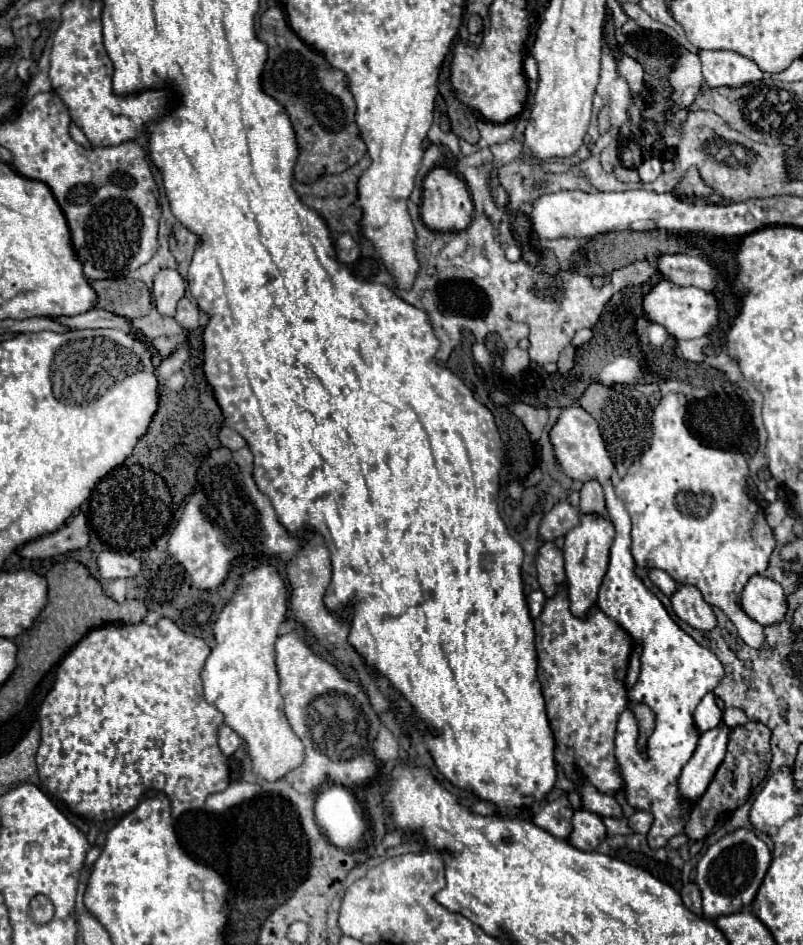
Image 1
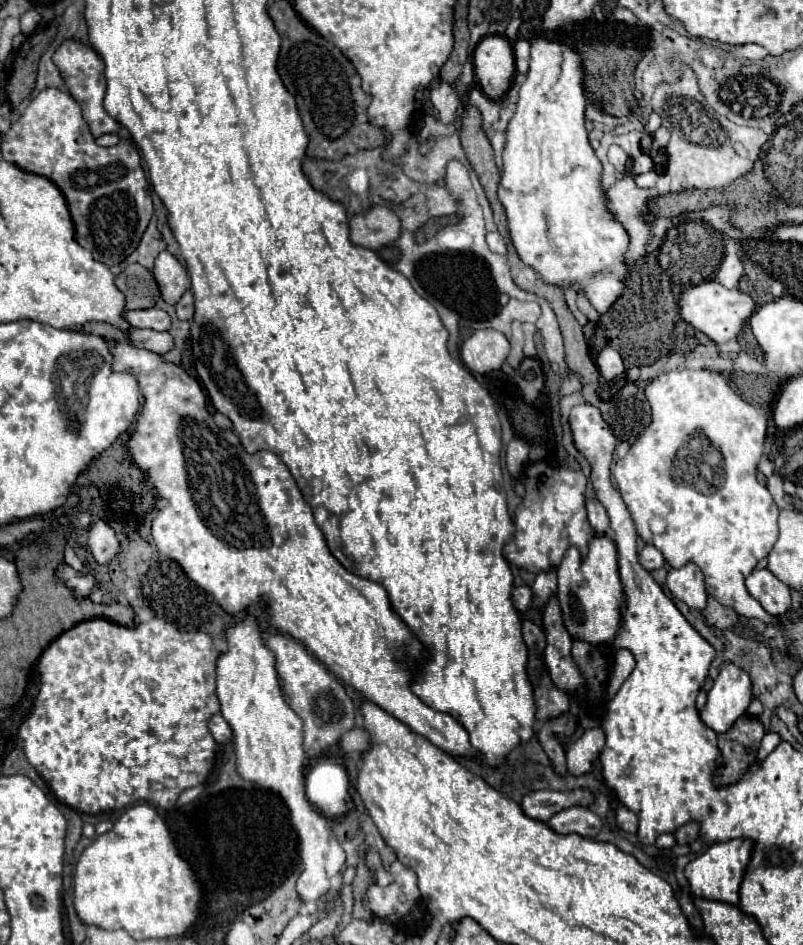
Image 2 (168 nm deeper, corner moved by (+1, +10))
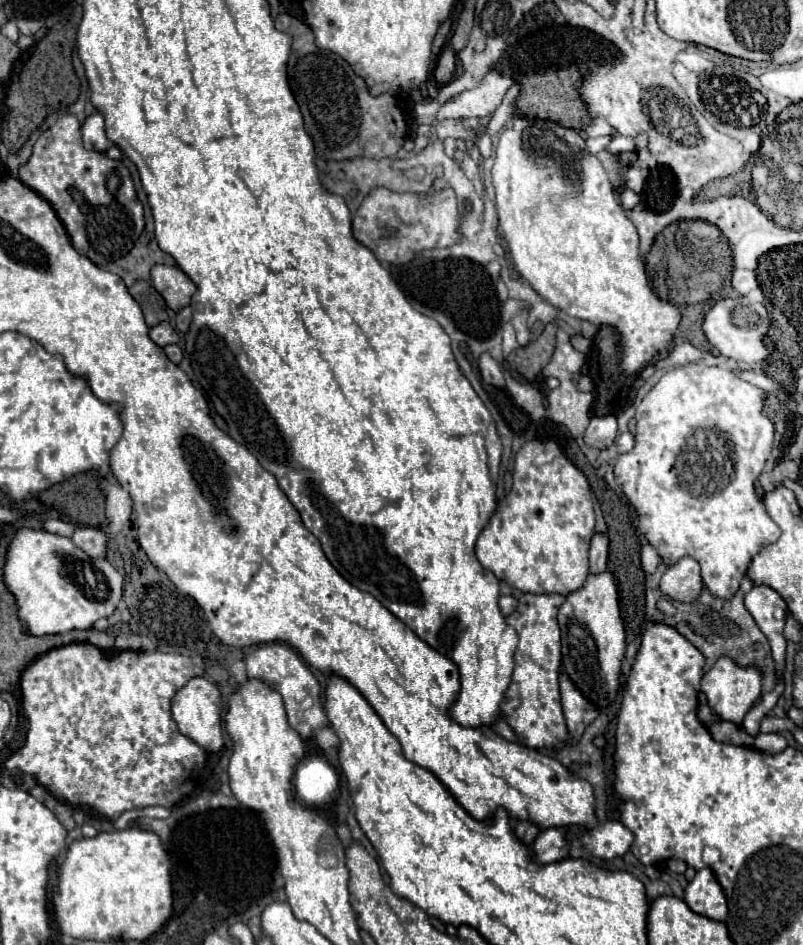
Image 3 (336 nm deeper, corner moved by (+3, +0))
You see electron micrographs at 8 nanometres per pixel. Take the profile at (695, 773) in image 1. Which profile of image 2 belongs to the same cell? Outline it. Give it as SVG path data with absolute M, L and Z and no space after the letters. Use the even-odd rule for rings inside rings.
M725 662L719 668L719 676L715 678L713 688L707 692L707 704L701 710L701 720L719 734L727 730L735 718L747 712L751 700L753 694L749 674L735 664Z

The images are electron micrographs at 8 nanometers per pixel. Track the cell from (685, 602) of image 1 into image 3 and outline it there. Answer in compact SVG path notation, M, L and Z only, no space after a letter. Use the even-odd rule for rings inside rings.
M681 558L675 566L669 566L661 578L661 592L671 600L693 602L701 594L699 564L693 558Z

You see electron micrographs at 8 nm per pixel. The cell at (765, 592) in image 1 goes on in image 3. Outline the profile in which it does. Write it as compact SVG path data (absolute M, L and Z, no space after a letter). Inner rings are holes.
M753 586L745 594L745 608L765 636L783 636L787 604L769 586Z

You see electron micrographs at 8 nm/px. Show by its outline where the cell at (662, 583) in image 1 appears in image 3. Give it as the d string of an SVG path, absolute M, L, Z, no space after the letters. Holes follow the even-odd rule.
M645 544L643 550L641 550L641 568L643 572L655 572L659 566L659 554L653 546Z

